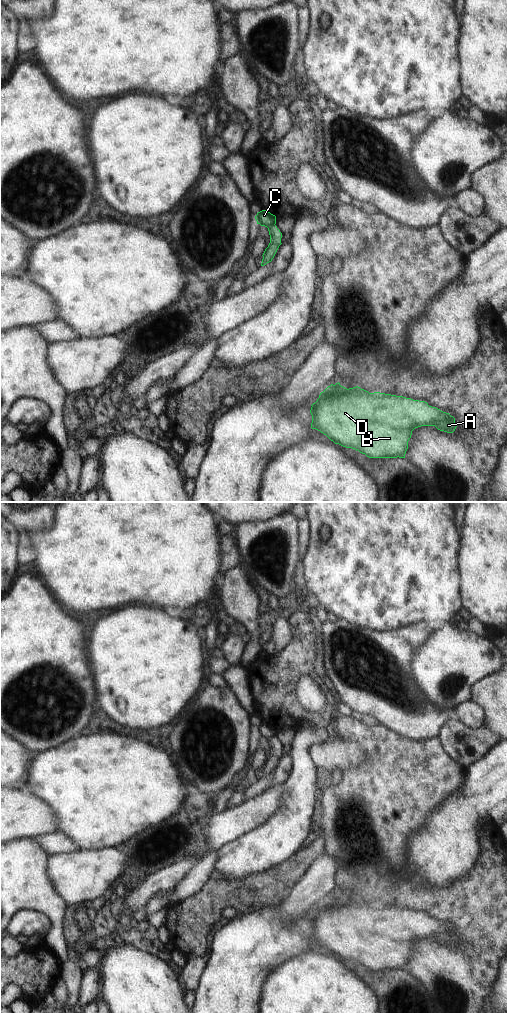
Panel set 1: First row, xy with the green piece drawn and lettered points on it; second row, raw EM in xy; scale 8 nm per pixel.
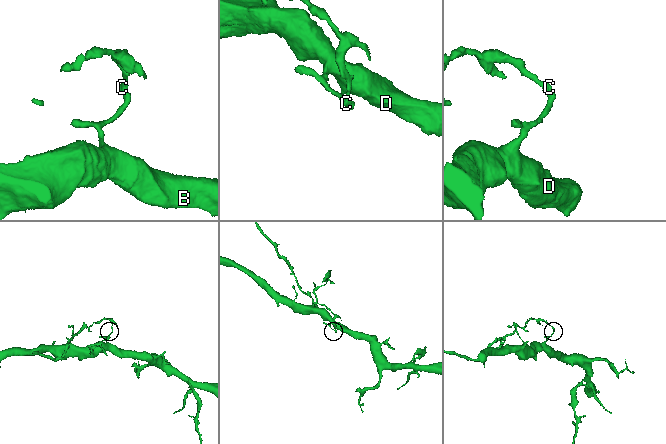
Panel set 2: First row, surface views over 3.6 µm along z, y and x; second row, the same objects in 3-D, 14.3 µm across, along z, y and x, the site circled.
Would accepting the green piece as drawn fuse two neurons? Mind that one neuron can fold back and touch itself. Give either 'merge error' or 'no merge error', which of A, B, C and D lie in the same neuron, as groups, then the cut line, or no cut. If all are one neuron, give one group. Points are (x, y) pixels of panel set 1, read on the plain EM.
merge error; groups A B D / C; cut xy (274, 736), (267, 739)

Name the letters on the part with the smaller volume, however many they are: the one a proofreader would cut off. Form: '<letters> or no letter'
C

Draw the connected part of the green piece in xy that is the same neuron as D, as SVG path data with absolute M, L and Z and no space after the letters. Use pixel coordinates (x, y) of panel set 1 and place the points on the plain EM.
M331 896L311 917L311 940L326 947L335 956L352 960L369 970L405 970L412 943L421 938L435 938L438 942L453 945L455 930L425 913L413 912L380 904L369 905L356 898L345 900Z

